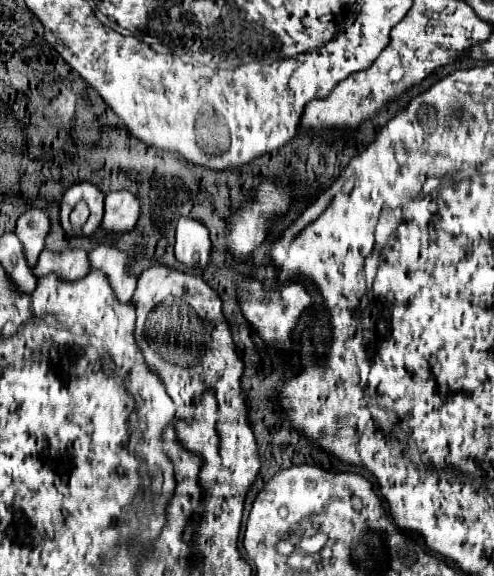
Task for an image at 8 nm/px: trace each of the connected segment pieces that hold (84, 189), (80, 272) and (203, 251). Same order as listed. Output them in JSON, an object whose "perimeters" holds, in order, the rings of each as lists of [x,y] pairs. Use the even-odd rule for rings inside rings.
{"perimeters":[[[[87,181],[77,183],[77,185],[69,187],[61,199],[61,225],[69,235],[93,235],[101,227],[103,213],[105,213],[105,195],[93,183],[87,183]],[[79,201],[87,201],[91,215],[83,227],[75,229],[69,221],[69,213],[75,207],[75,203],[79,203]]],[[[43,249],[39,263],[35,265],[37,277],[57,273],[59,277],[63,277],[67,281],[83,279],[89,271],[91,271],[91,261],[89,261],[89,253],[85,249],[63,249],[57,253]]],[[[181,217],[175,231],[175,257],[187,267],[205,267],[211,257],[209,229],[191,217]]]]}

